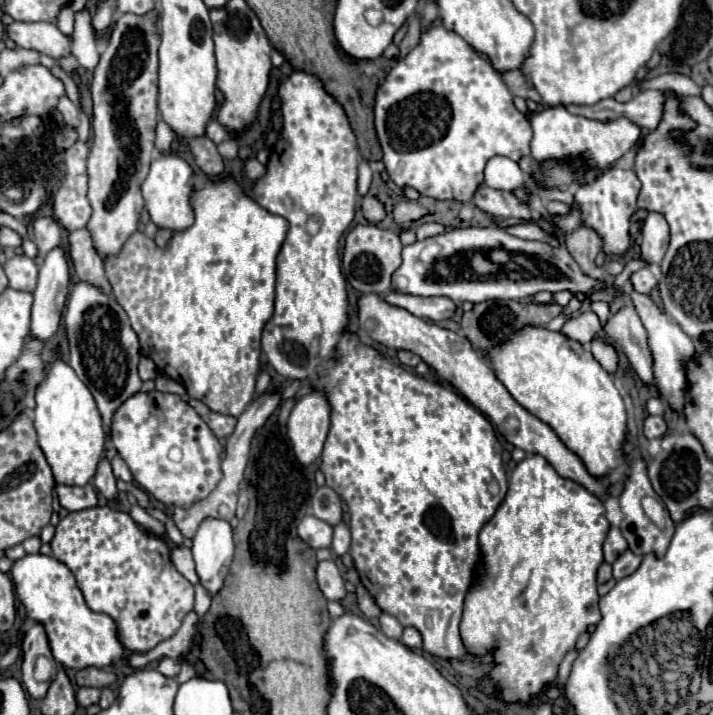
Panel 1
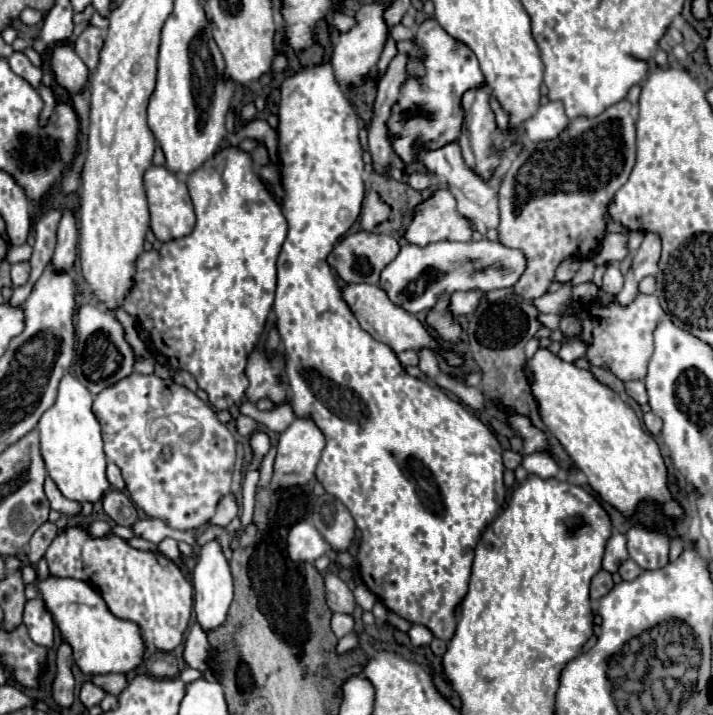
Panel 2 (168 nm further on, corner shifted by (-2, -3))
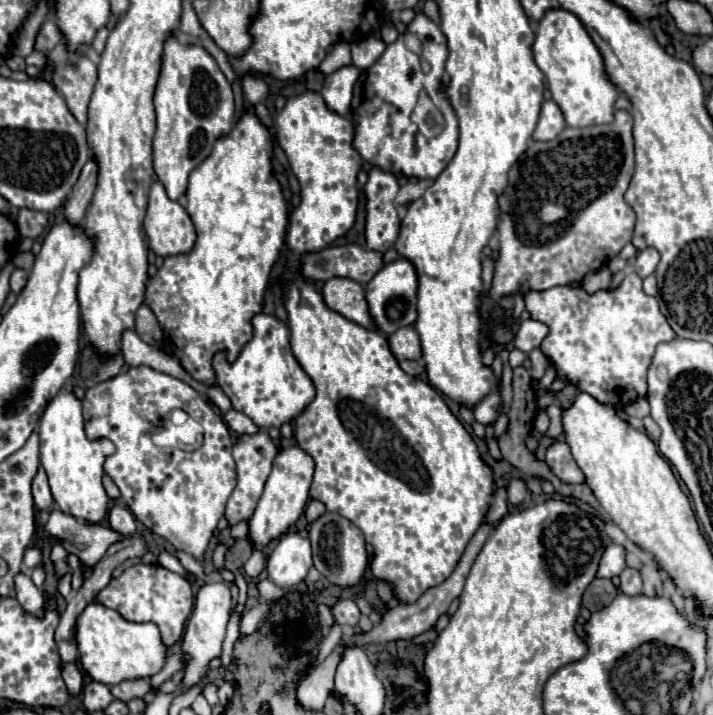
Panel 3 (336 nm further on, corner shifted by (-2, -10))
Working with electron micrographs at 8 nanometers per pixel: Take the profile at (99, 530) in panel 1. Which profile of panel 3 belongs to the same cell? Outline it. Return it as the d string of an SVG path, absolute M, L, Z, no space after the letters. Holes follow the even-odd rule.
M137 564L127 568L119 578L113 578L103 592L97 594L97 602L117 610L131 622L155 622L161 630L165 646L173 646L183 636L187 616L193 610L193 590L185 578L163 566Z

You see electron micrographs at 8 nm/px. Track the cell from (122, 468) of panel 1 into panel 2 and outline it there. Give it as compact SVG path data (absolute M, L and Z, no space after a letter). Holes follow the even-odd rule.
M107 463L107 479L109 479L113 489L119 489L119 491L125 489L125 481L123 481L121 469L115 463Z

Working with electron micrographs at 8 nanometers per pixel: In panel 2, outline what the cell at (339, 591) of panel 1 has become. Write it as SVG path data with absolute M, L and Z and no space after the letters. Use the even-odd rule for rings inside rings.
M325 573L325 595L329 609L335 609L339 613L353 613L355 597L335 573Z

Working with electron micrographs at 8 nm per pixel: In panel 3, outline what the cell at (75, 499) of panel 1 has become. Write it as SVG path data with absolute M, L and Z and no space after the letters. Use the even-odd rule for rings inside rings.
M39 466L37 474L35 474L33 482L31 482L31 492L33 492L33 500L35 500L37 510L47 512L47 510L57 508L53 498L51 498L51 490L49 490L49 484L47 484L47 474L45 474L45 470L41 466Z

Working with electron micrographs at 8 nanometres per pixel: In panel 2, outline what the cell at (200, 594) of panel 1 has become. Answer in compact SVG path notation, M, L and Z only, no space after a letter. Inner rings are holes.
M199 623L191 625L191 631L185 641L185 663L193 669L199 669L201 673L207 669L207 657L209 657L209 643L207 643L207 633Z

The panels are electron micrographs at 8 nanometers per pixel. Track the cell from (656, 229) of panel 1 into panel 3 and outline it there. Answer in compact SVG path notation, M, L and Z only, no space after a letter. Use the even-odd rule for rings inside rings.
M645 248L641 250L637 256L635 256L635 262L633 262L633 268L635 272L641 276L641 278L647 278L655 272L659 264L659 252L655 248Z

